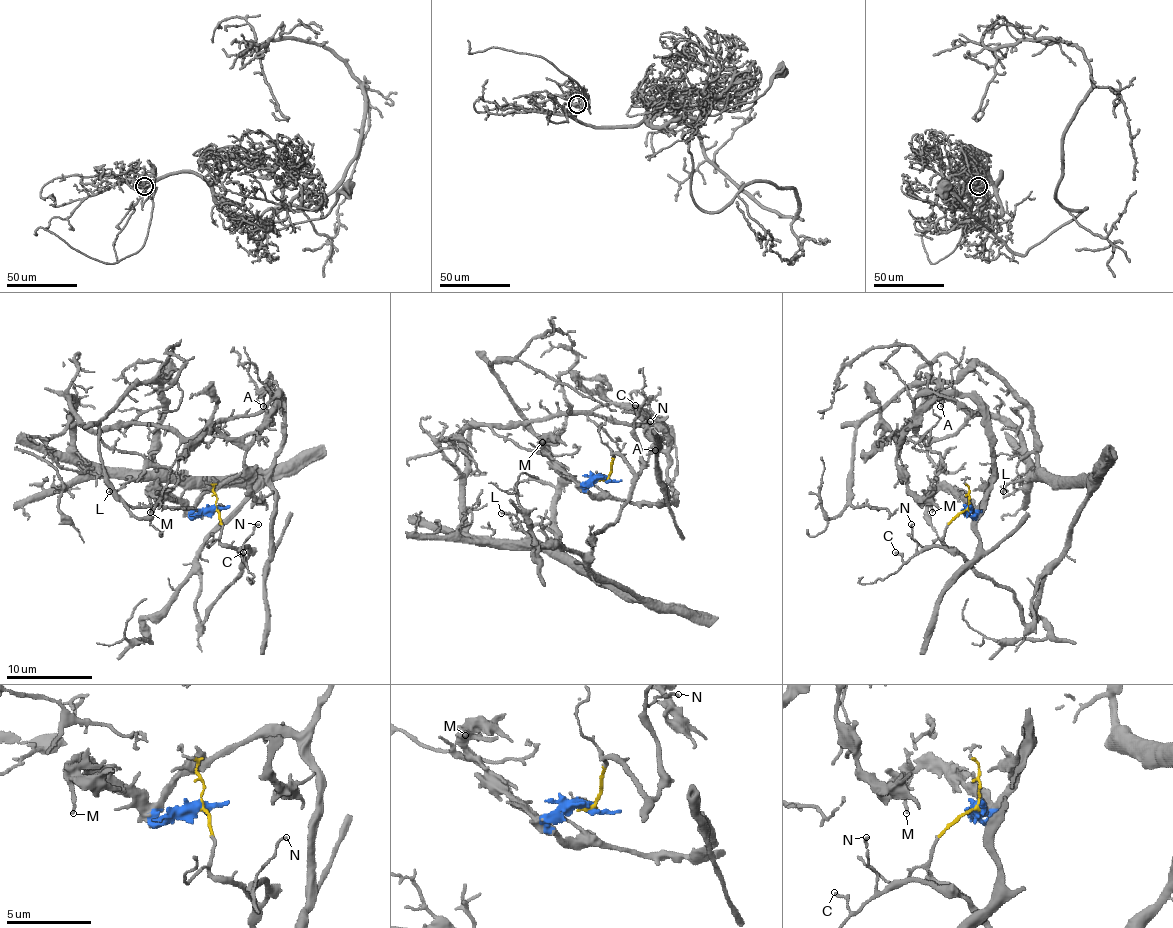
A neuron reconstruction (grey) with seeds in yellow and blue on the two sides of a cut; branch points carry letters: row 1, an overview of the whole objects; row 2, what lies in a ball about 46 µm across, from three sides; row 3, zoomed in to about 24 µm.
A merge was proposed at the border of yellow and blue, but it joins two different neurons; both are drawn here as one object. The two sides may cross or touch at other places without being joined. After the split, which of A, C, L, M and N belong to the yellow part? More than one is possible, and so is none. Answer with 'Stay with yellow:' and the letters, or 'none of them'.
Stay with yellow: C, L, N

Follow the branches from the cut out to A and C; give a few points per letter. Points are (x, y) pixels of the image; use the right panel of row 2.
A: (968, 508), (977, 512), (987, 495), (992, 474), (987, 415), (968, 396), (940, 391), (940, 407)
C: (968, 508), (951, 521), (944, 541), (964, 558), (929, 547), (916, 551), (905, 562), (895, 551)

